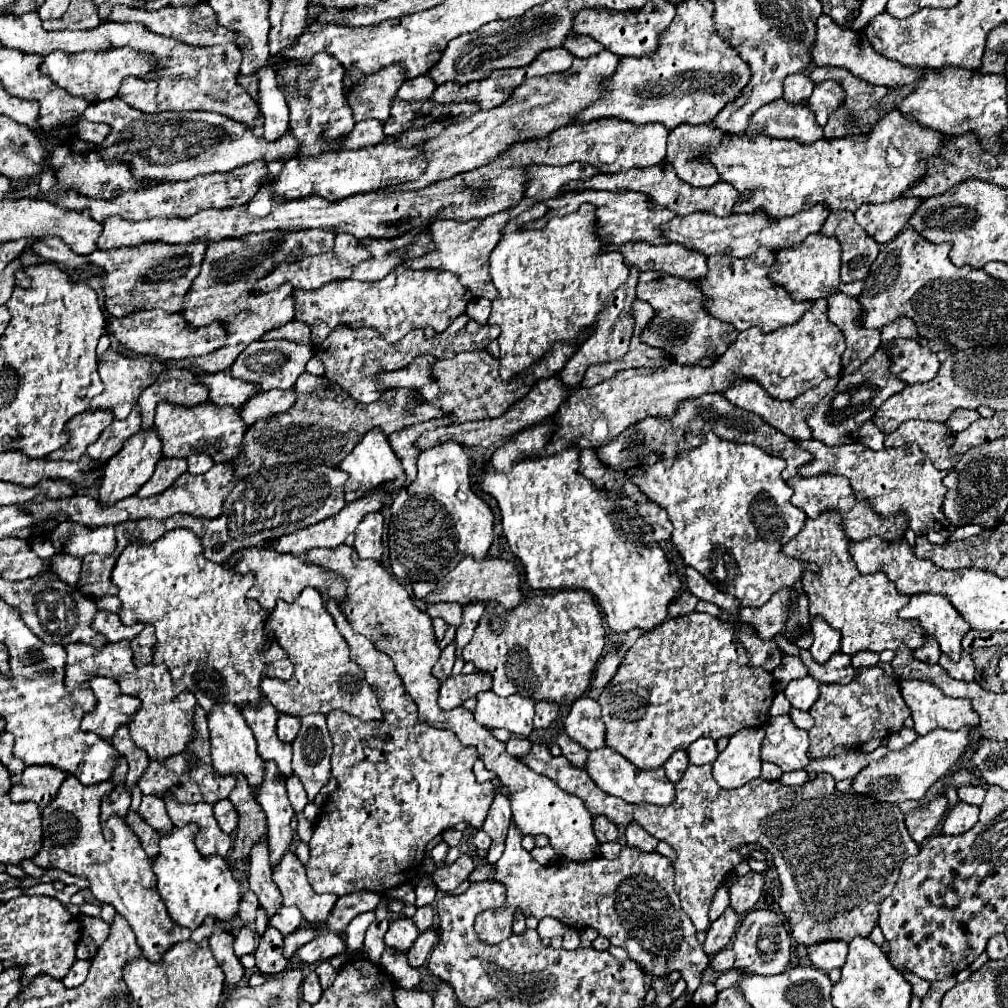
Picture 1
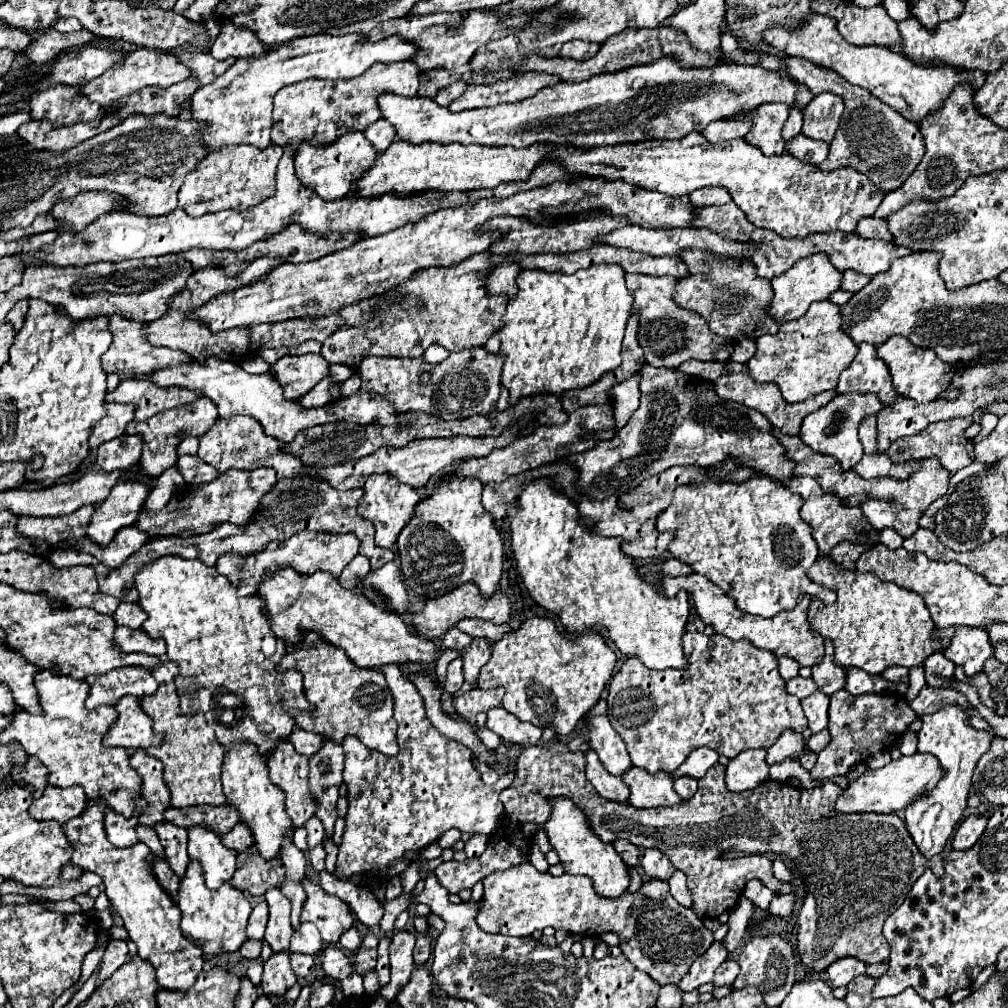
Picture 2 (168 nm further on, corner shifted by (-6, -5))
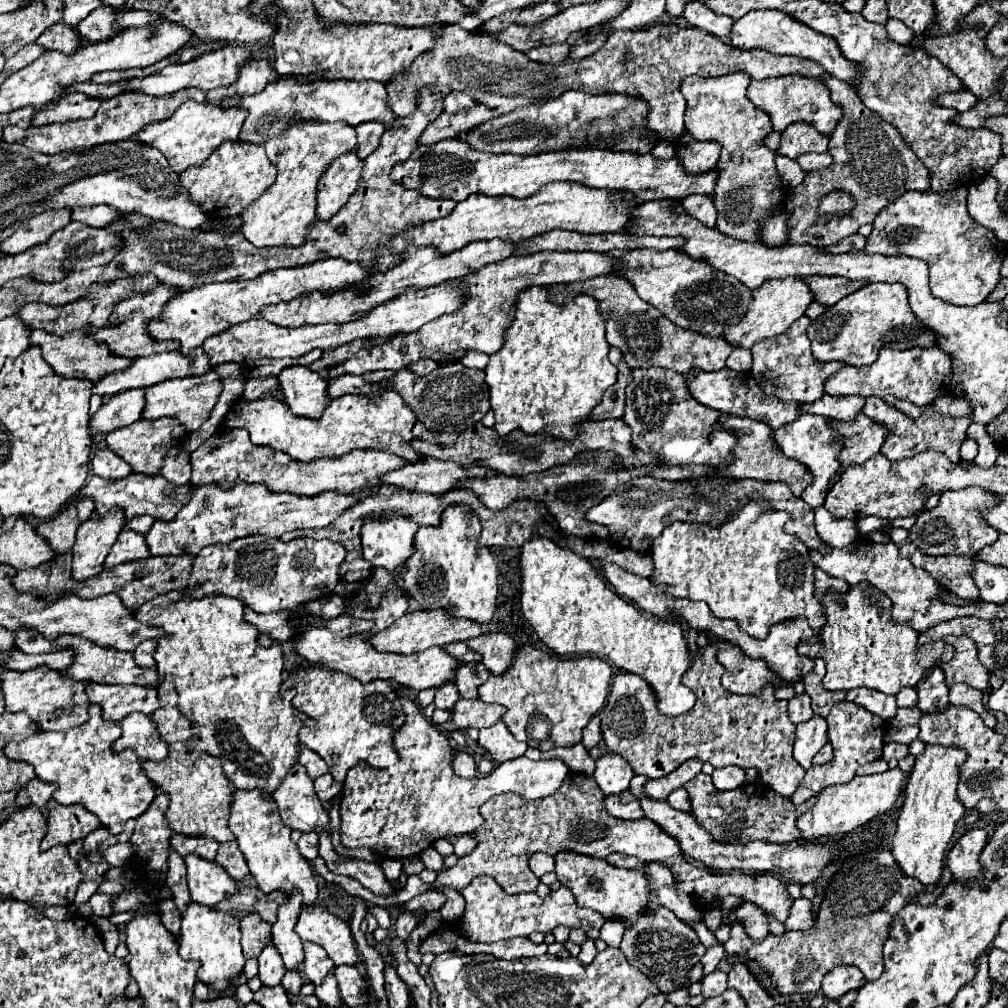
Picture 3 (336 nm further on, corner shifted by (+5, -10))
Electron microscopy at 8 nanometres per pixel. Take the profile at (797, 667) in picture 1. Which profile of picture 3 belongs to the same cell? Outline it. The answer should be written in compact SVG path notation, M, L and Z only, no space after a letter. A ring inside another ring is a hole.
M796 694L794 698L790 698L788 700L788 714L790 714L790 718L792 718L794 724L806 722L812 716L808 694Z

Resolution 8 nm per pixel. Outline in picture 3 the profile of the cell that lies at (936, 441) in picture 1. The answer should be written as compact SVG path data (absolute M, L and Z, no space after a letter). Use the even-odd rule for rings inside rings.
M876 396L866 398L864 414L876 422L882 422L888 428L888 436L880 448L880 454L884 454L888 460L904 460L904 458L916 456L924 450L938 450L938 452L946 454L946 458L952 464L958 464L962 460L960 458L960 442L966 438L966 428L972 422L972 414L968 414L964 418L952 418L952 416L942 416L932 410L926 410L920 418L912 420L904 412L896 410L894 406L886 404L882 398L876 398Z

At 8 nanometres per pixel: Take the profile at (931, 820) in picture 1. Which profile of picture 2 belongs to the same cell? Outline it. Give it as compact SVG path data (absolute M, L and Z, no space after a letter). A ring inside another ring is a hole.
M947 705L945 709L941 709L933 715L923 715L921 719L923 719L923 727L917 733L919 751L935 755L939 759L945 775L941 777L939 785L935 785L935 789L931 789L931 793L925 793L919 801L913 801L905 809L905 825L907 825L909 835L913 837L915 845L919 847L919 851L927 859L931 859L933 855L939 855L945 849L955 825L961 821L961 817L967 809L971 775L973 775L973 769L975 769L979 757L989 751L991 733L969 727L967 709L963 709L961 705ZM931 809L939 809L939 811L929 821L923 821L925 813Z

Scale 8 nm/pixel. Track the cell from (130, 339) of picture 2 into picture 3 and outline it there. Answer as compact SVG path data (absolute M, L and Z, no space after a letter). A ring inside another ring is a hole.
M88 328L72 330L64 336L48 334L44 330L34 330L30 336L30 344L38 344L42 348L44 360L56 370L56 374L64 374L64 378L88 378L92 382L98 382L108 374L126 370L134 362L132 358L122 358L122 356L112 354L104 342L94 340L94 336L88 332Z

